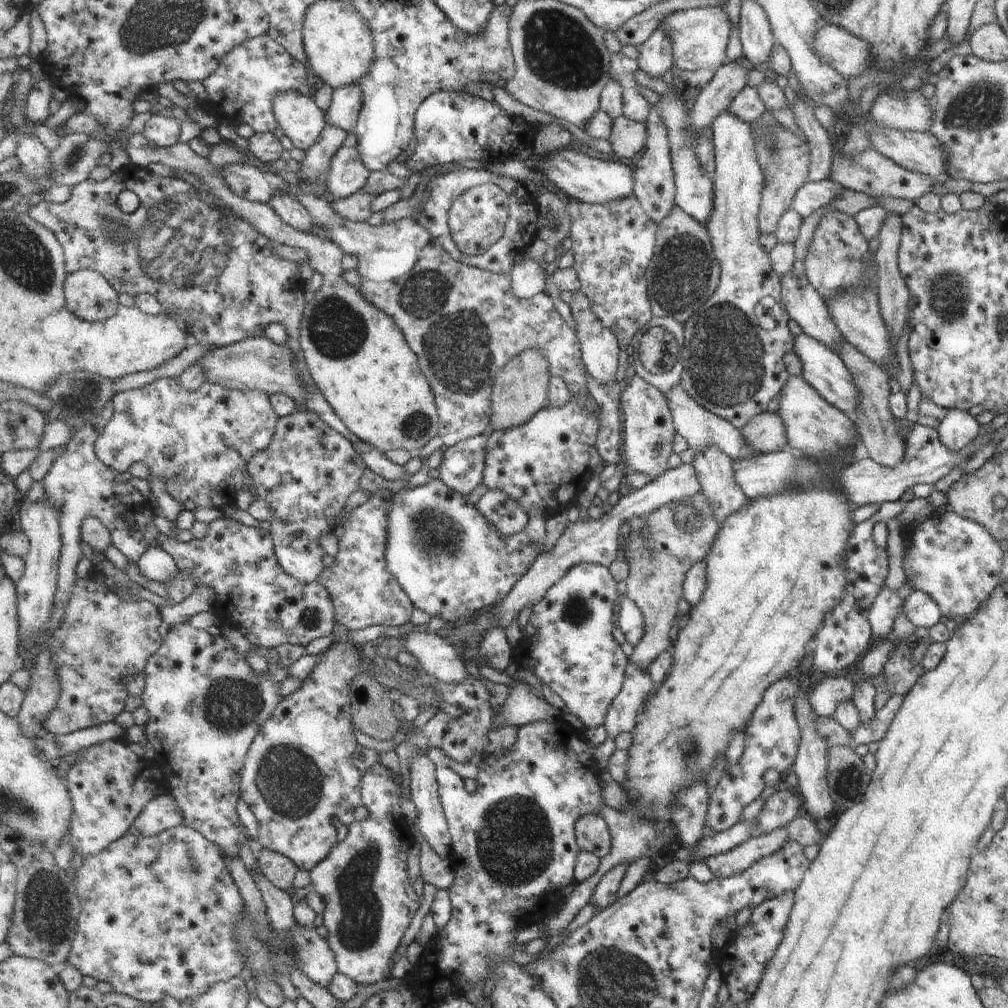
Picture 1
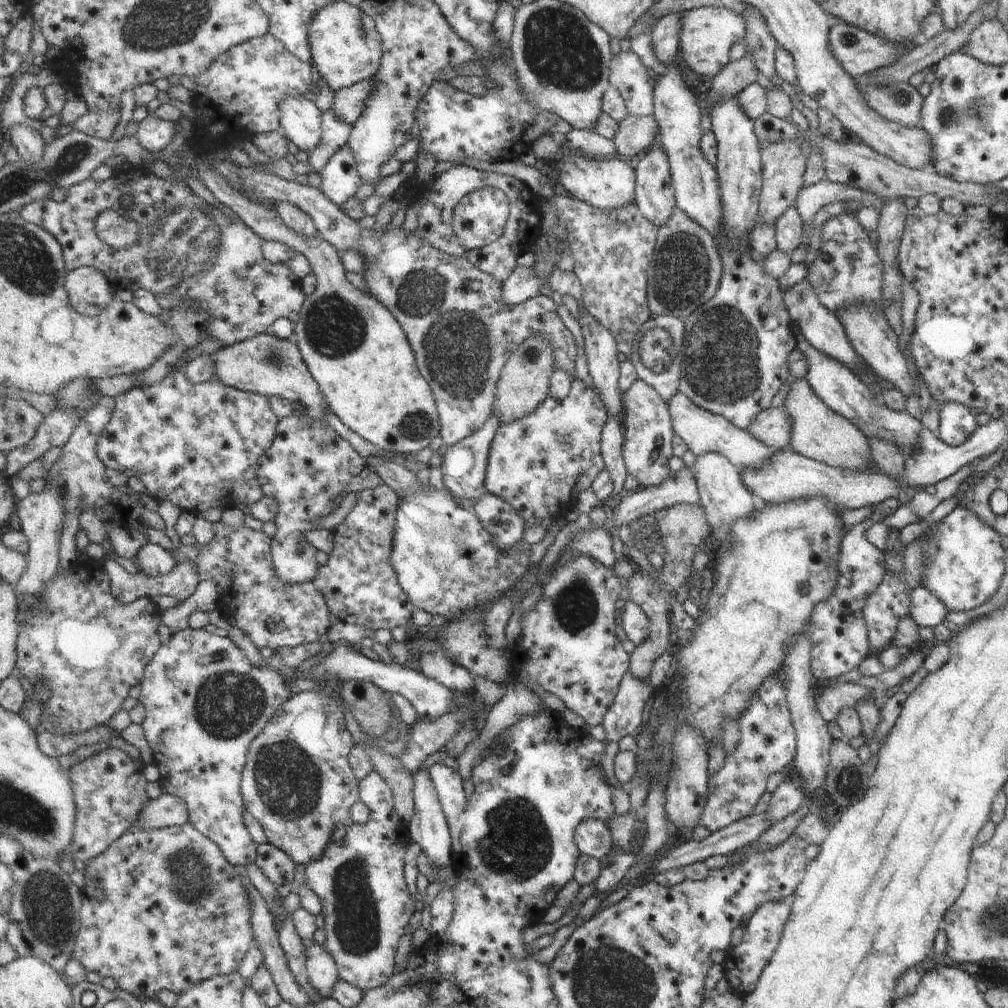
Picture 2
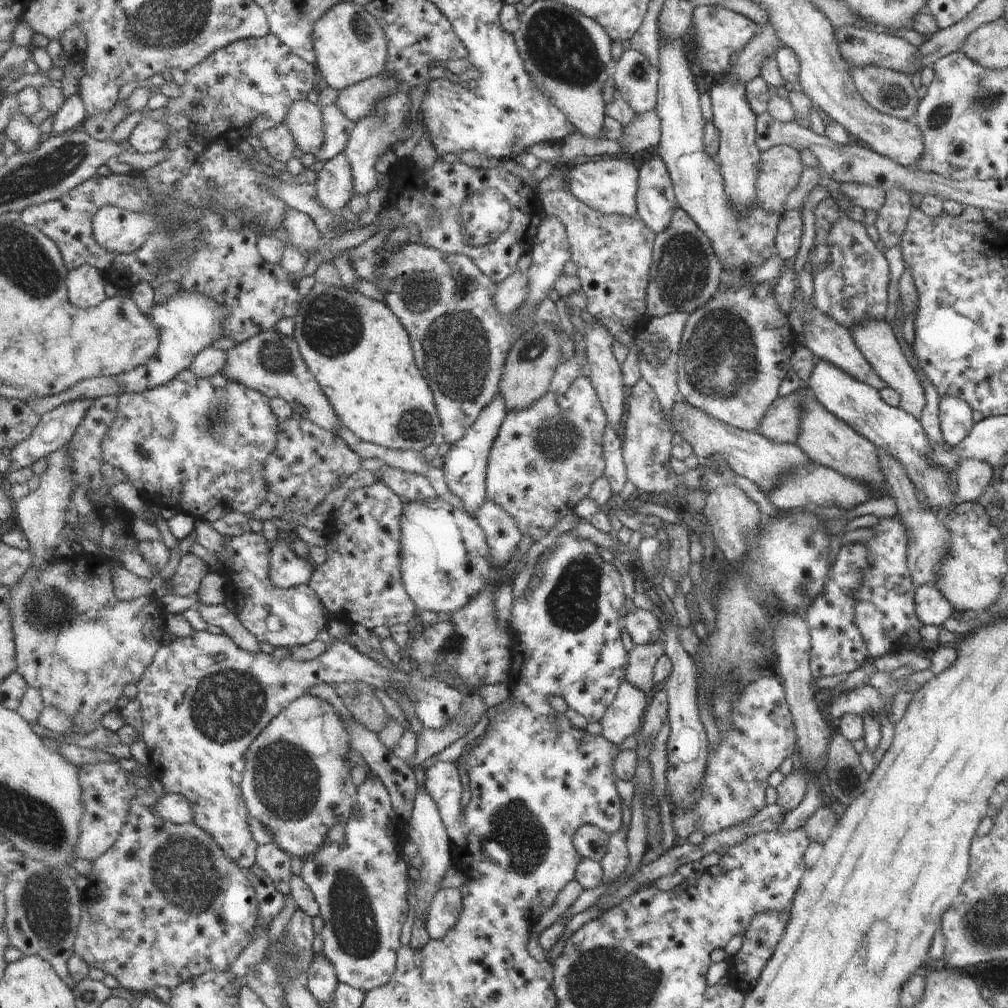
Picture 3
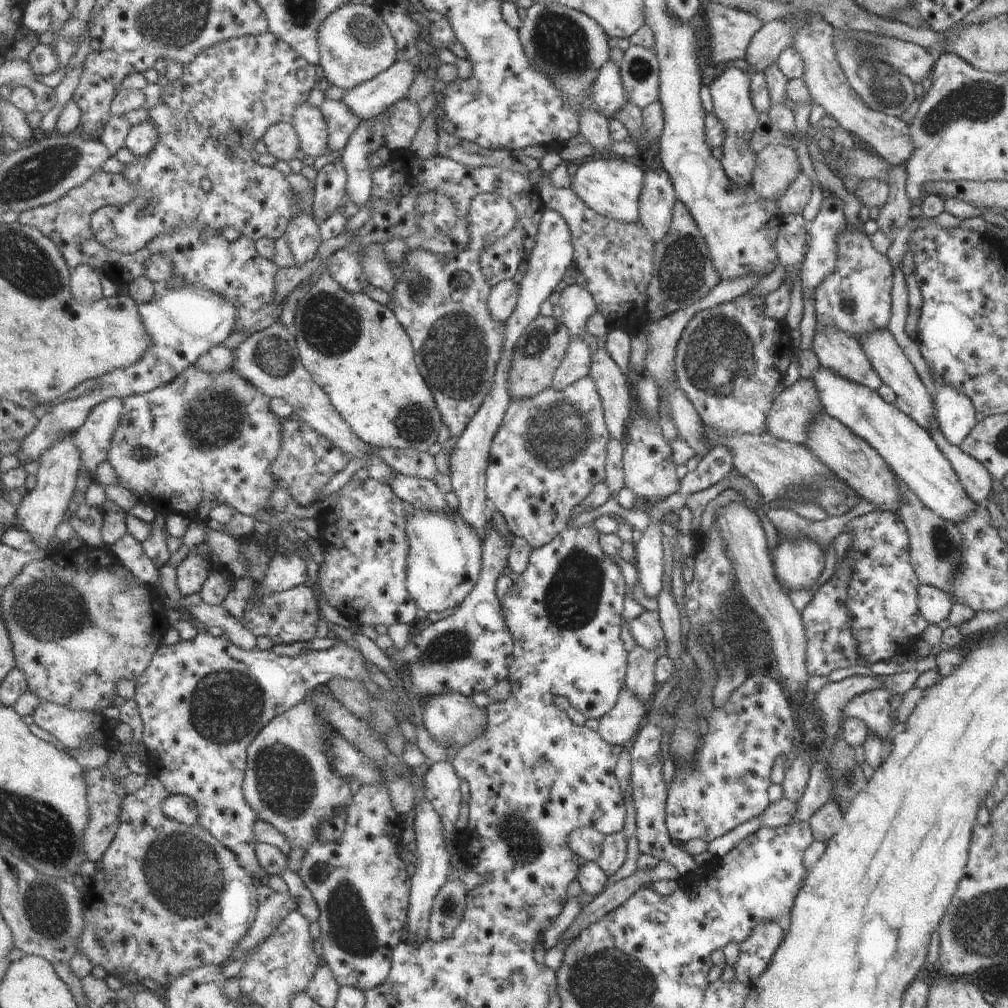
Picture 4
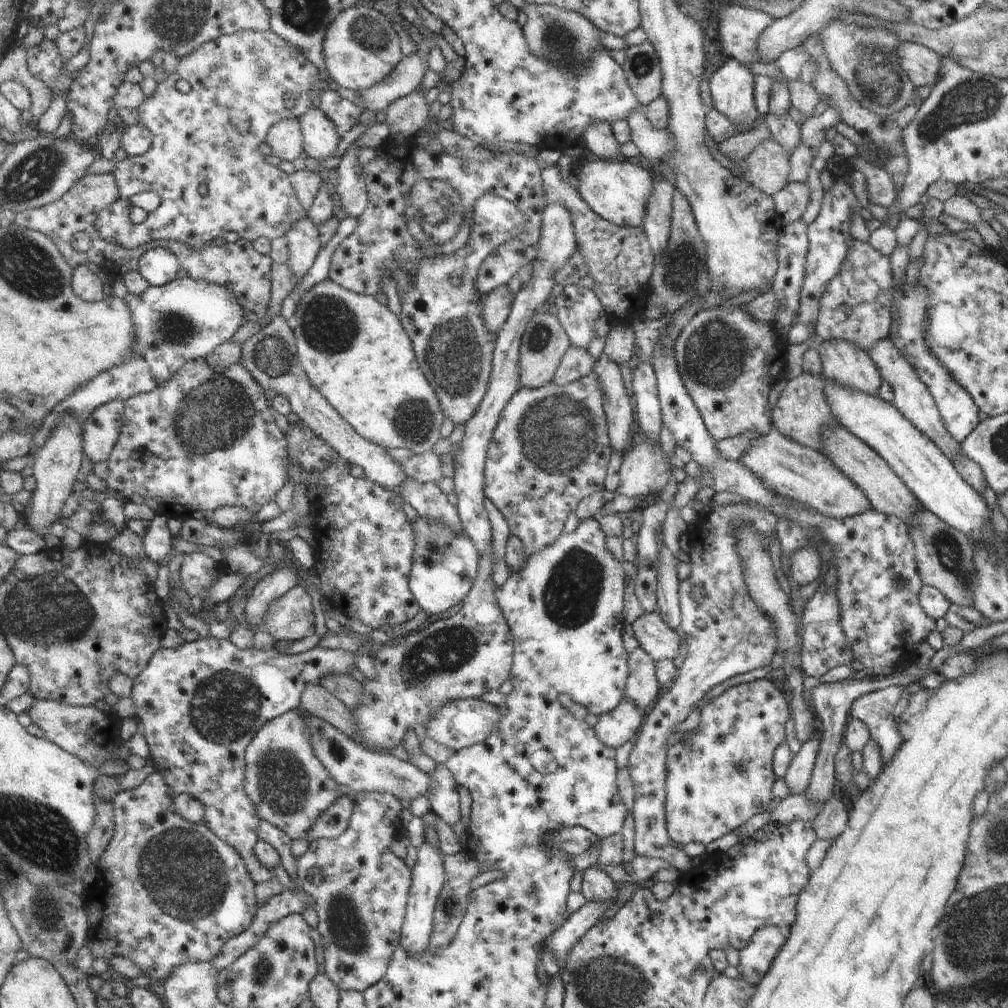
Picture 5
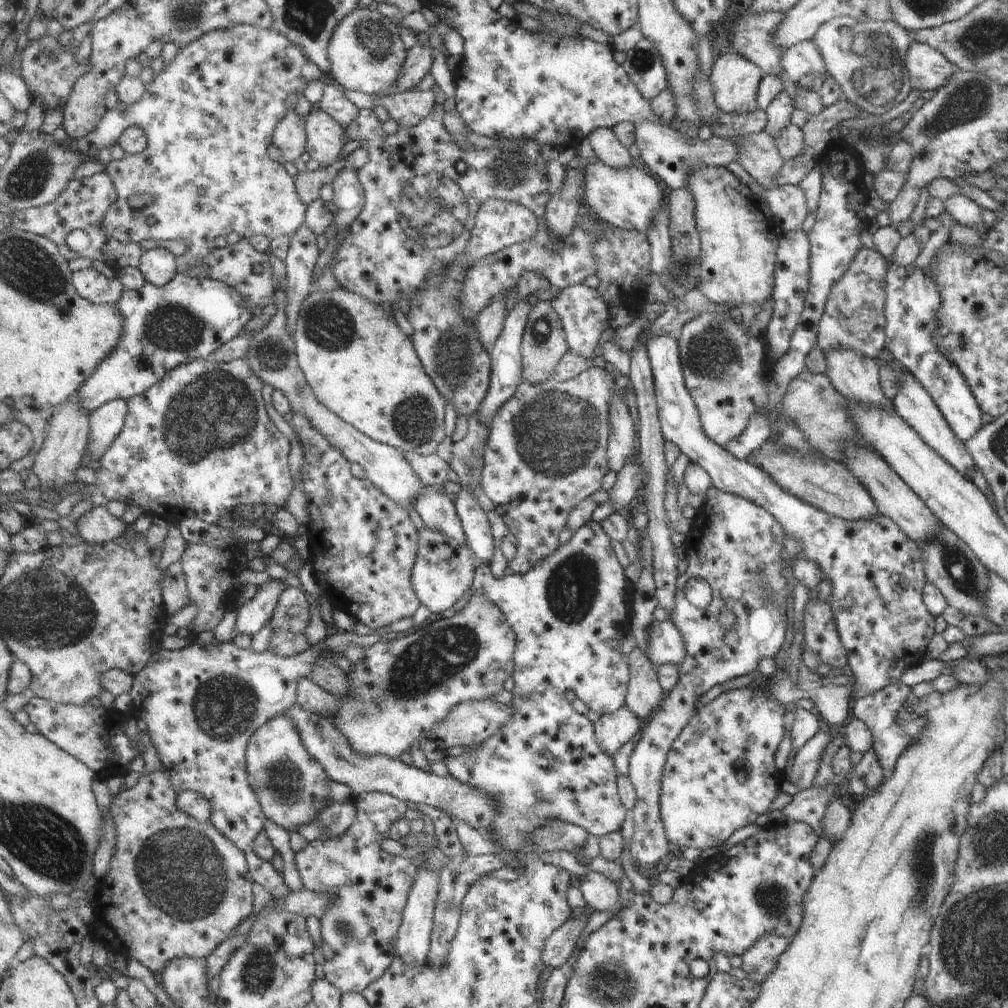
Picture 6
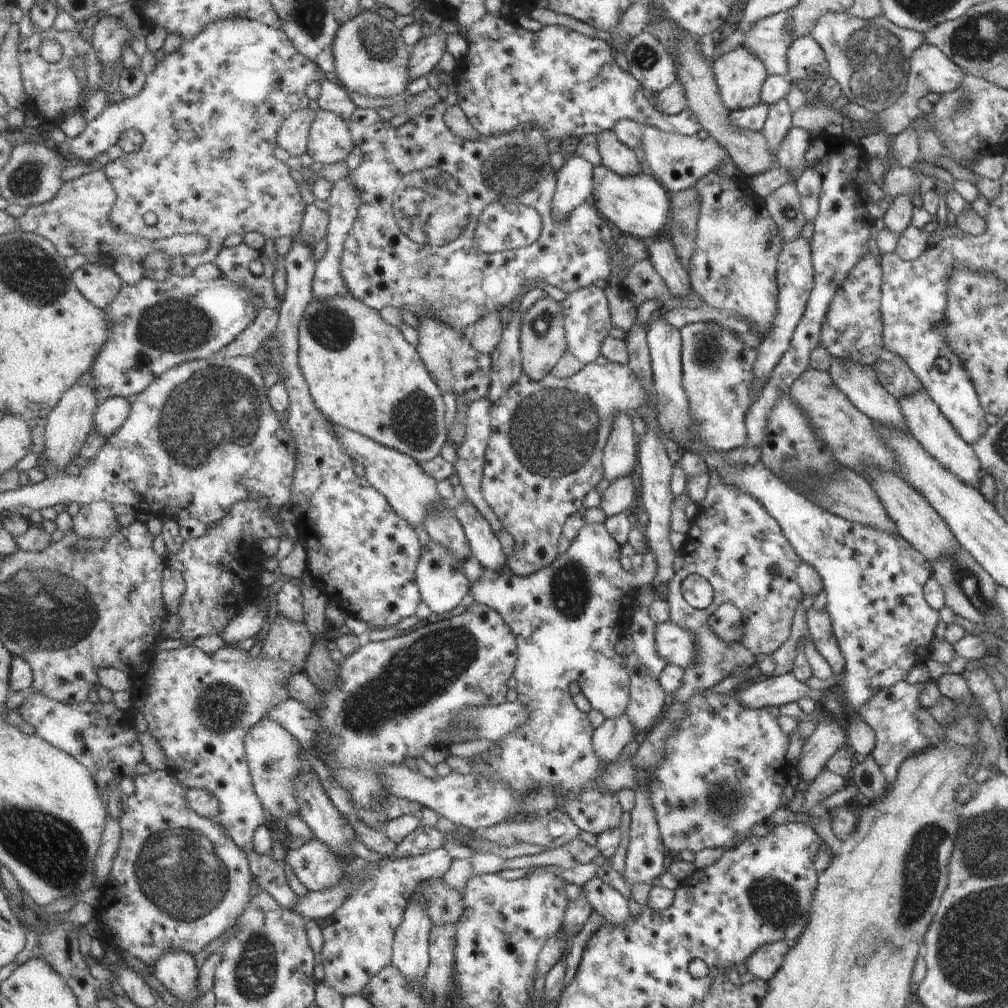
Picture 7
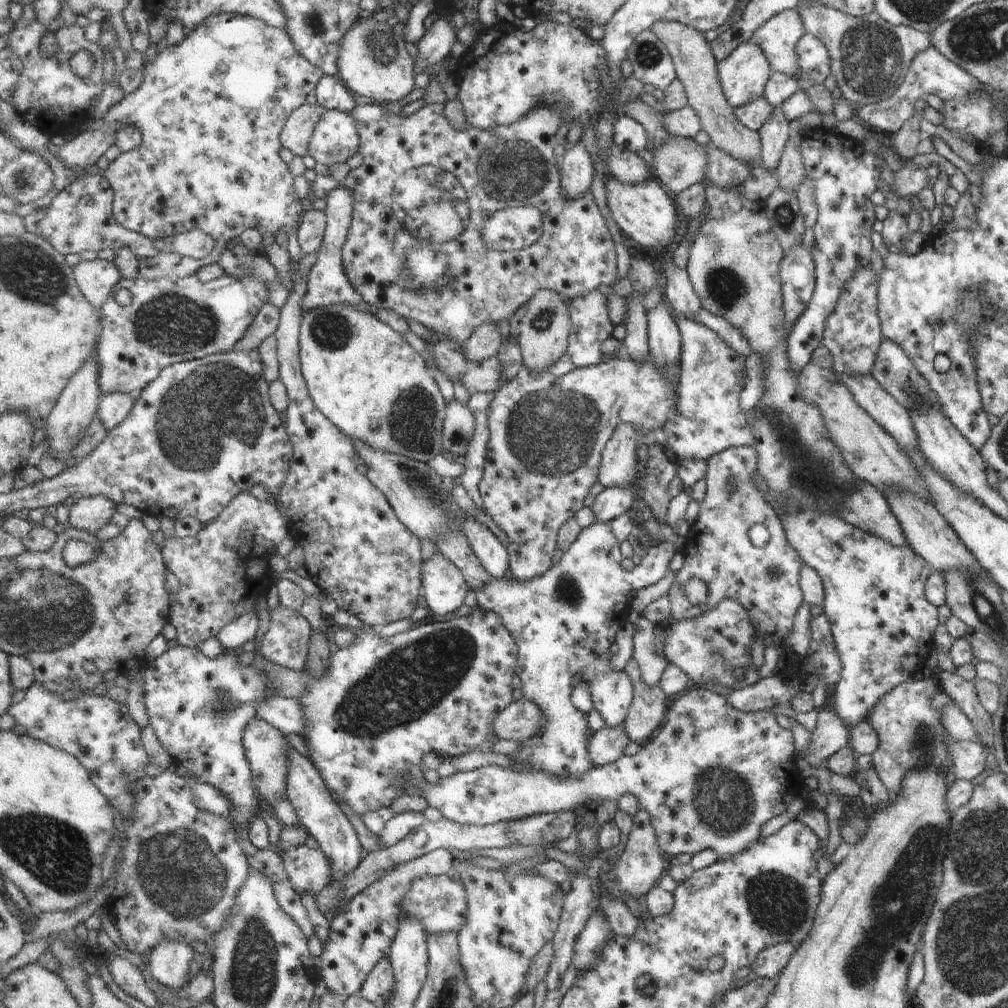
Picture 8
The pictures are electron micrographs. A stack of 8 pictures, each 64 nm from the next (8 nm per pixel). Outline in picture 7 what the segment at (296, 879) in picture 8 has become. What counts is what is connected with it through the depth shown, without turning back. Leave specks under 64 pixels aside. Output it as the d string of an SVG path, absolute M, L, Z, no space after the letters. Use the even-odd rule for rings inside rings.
M313 838L300 848L288 849L285 855L286 864L309 892L332 888L346 877L357 875L364 878L342 909L325 922L322 930L324 981L343 997L362 995L371 978L392 965L396 934L419 884L430 879L443 879L454 862L444 847L409 859L389 858L373 852L359 840L354 843L354 848L355 857L341 859L325 844Z

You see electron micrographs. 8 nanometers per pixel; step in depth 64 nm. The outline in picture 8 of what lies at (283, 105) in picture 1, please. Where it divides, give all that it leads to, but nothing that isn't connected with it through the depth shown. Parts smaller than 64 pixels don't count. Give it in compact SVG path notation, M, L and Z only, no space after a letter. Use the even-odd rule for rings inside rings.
M339 109L327 110L314 131L310 156L328 168L342 166L360 153L362 139L358 120L352 113Z

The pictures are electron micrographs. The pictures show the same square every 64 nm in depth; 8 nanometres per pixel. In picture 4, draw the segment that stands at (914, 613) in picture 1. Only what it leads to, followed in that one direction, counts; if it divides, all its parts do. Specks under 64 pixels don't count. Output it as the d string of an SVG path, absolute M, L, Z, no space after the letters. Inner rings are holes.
M918 585L916 590L917 610L928 625L936 625L949 616L952 602L943 591L931 585Z

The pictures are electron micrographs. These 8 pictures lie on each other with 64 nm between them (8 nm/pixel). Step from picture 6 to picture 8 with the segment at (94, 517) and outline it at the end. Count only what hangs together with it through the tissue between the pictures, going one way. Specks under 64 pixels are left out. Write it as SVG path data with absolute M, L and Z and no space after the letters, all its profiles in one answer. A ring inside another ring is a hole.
M89 496L75 502L70 509L69 524L89 534L99 534L99 530L115 516L115 502L106 496Z

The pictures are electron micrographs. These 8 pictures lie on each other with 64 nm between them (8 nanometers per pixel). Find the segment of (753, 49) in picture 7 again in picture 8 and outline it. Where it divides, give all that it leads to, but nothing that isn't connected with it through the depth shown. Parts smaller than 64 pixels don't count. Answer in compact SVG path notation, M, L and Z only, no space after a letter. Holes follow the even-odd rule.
M784 9L770 17L752 35L764 53L772 73L795 77L798 73L796 45L805 33L794 9Z

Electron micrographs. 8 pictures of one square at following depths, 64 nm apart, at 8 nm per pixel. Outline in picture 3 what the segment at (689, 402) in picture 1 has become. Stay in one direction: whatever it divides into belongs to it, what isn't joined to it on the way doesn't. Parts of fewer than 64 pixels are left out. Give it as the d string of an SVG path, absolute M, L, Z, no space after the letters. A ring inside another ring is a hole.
M680 394L673 408L673 422L676 432L693 446L694 454L699 462L711 454L719 454L734 474L751 480L763 492L769 492L775 486L775 478L779 474L791 472L793 468L805 466L810 462L809 458L794 444L775 444L757 433L731 428L707 416L703 410L689 404Z

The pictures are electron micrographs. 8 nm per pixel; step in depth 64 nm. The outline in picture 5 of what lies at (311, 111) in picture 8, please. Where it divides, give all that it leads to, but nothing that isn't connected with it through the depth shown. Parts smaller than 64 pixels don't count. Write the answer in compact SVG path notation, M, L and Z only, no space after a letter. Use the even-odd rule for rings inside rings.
M297 118L278 122L267 136L267 144L275 161L297 160L304 150L303 132Z

